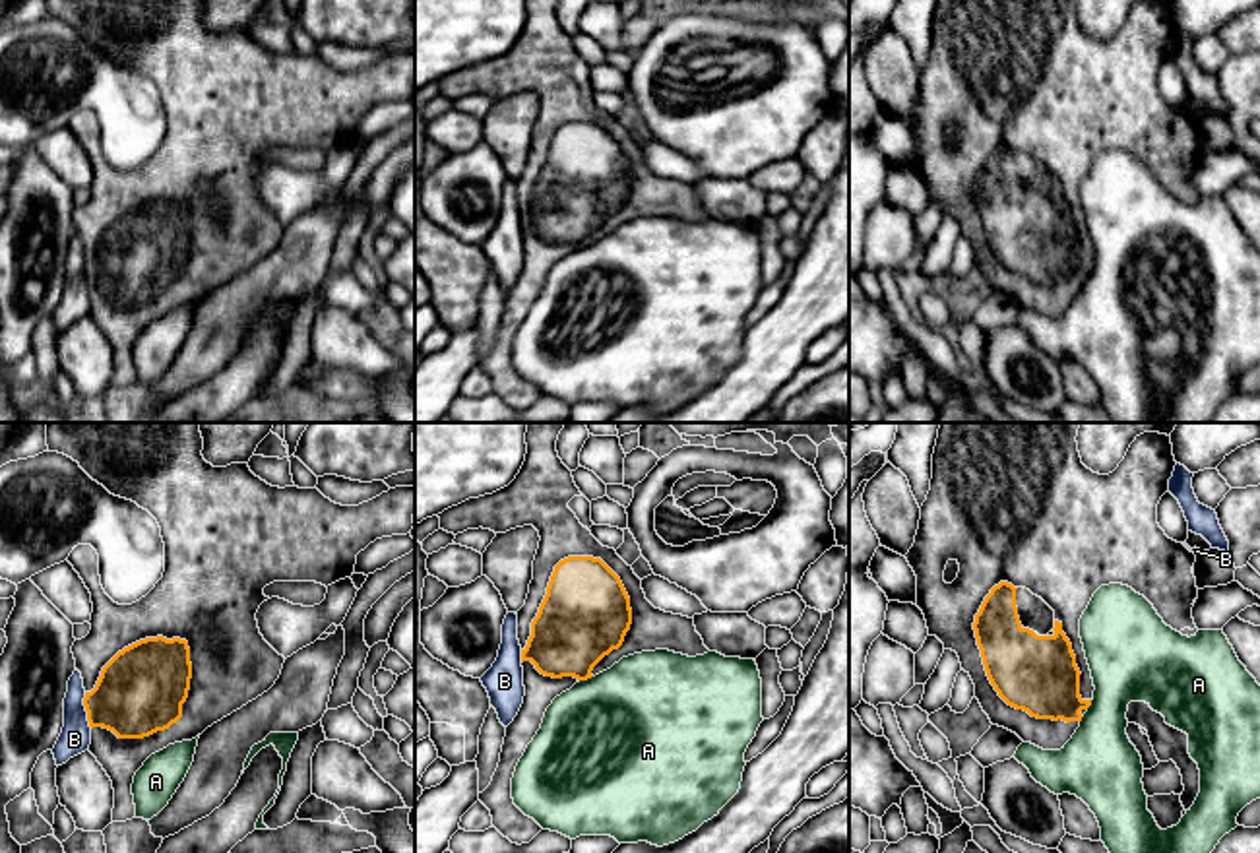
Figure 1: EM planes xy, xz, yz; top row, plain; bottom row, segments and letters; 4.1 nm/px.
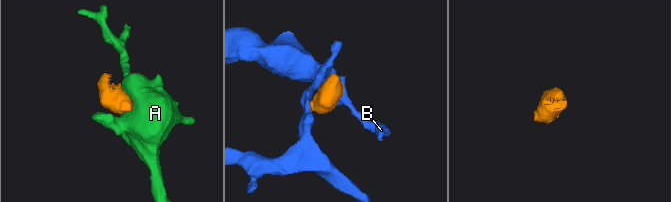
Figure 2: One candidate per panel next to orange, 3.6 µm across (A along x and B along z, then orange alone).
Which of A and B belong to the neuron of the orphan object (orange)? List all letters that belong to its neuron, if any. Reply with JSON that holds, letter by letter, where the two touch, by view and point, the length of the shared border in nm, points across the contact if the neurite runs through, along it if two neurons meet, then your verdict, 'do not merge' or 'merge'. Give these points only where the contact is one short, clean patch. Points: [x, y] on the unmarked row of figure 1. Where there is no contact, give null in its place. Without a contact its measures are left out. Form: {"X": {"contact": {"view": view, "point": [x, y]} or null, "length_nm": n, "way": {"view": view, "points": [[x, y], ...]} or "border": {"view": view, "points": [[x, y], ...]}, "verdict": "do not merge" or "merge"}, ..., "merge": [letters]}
{"A": {"contact": {"view": "xz", "point": [586, 245]}, "length_nm": 60, "border": {"view": "xz", "points": [[592, 241], [580, 247]]}, "verdict": "do not merge"}, "B": {"contact": {"view": "xy", "point": [86, 276]}, "length_nm": 160, "border": {"view": "xy", "points": [[84, 258], [86, 285], [92, 293]]}, "verdict": "do not merge"}, "merge": []}

